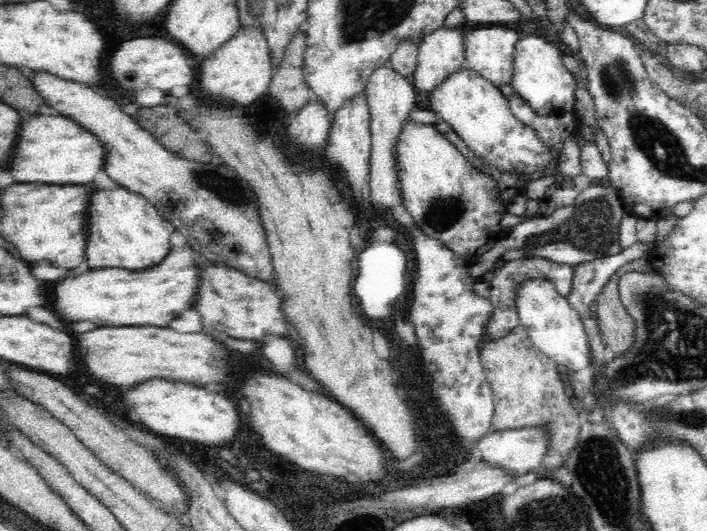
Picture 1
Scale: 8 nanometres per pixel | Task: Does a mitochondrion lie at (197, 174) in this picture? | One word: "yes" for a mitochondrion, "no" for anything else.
yes

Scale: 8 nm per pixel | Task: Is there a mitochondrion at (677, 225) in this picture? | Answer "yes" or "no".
no

